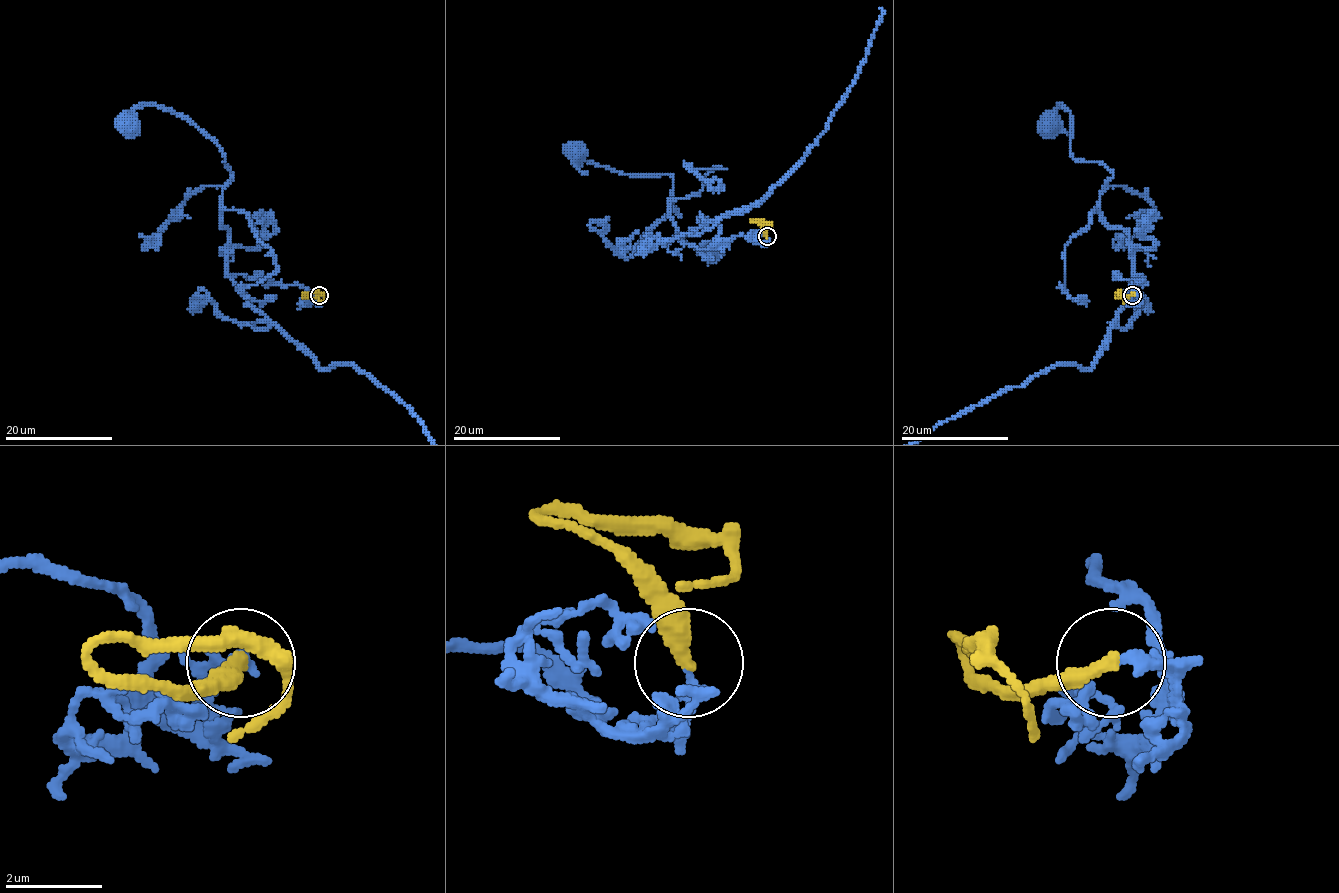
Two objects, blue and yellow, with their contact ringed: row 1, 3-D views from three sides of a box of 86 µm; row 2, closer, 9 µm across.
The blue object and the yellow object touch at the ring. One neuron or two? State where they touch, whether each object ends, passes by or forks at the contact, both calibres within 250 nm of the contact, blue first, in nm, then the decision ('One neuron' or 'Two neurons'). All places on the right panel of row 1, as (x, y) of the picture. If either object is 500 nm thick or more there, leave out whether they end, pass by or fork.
Place: (1132, 295). At the ring blue ends. At the ring yellow ends. Thickness 220 nm (blue) against 360 nm. Two neurons

